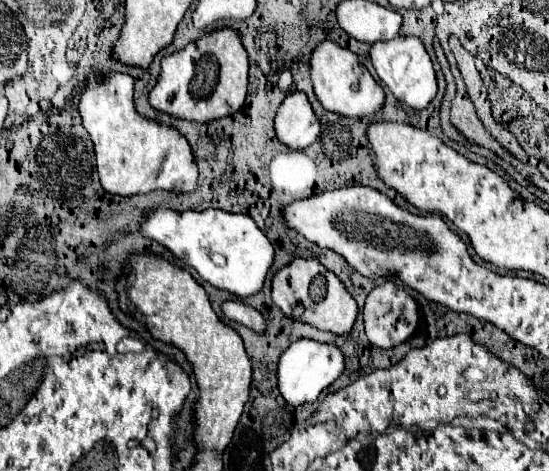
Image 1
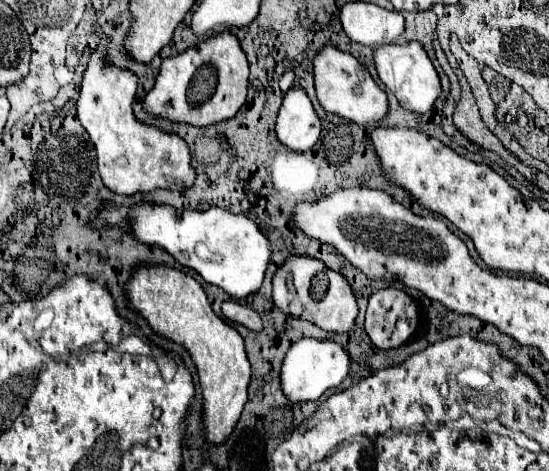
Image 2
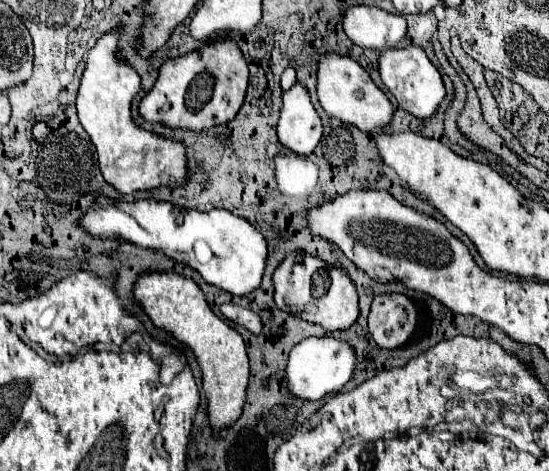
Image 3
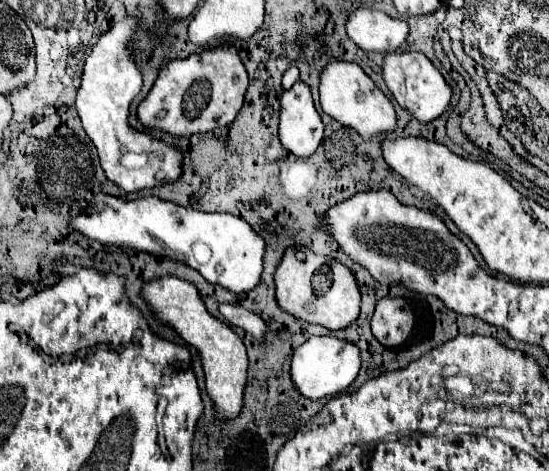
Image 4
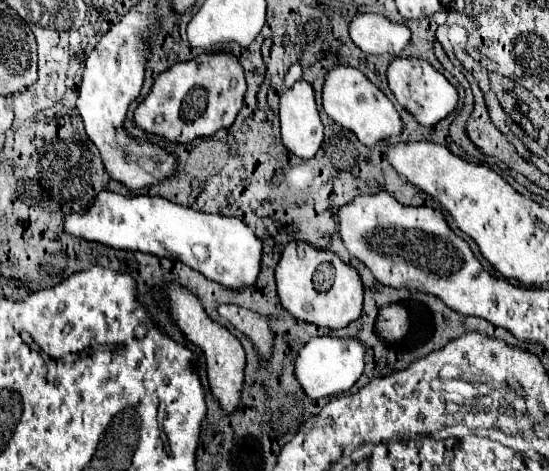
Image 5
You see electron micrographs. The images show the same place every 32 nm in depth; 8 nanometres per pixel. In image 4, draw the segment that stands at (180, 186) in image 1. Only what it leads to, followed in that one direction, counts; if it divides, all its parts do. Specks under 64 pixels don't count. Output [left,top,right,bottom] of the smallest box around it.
[76,16,182,192]

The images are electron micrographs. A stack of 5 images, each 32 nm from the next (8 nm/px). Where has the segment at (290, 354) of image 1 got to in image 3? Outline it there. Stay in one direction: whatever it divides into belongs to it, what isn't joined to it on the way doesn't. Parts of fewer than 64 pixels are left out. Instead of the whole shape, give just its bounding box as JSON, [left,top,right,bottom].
[286,336,356,400]

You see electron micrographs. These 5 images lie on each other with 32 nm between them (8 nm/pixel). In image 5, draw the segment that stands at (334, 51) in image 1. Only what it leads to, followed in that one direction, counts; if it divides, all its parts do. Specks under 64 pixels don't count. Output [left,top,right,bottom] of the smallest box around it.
[322,66,404,150]

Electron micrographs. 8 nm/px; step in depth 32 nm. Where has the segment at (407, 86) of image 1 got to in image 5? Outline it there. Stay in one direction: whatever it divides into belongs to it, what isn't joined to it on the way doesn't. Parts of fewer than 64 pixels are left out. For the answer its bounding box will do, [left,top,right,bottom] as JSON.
[388,58,458,126]

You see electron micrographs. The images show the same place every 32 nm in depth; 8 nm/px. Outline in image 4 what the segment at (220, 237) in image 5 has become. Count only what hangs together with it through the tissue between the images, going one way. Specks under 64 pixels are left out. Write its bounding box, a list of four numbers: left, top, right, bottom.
[70,192,264,294]

